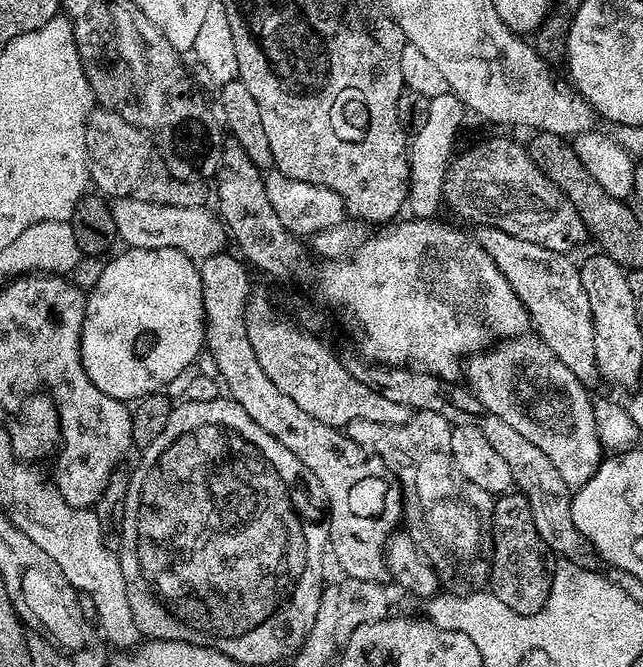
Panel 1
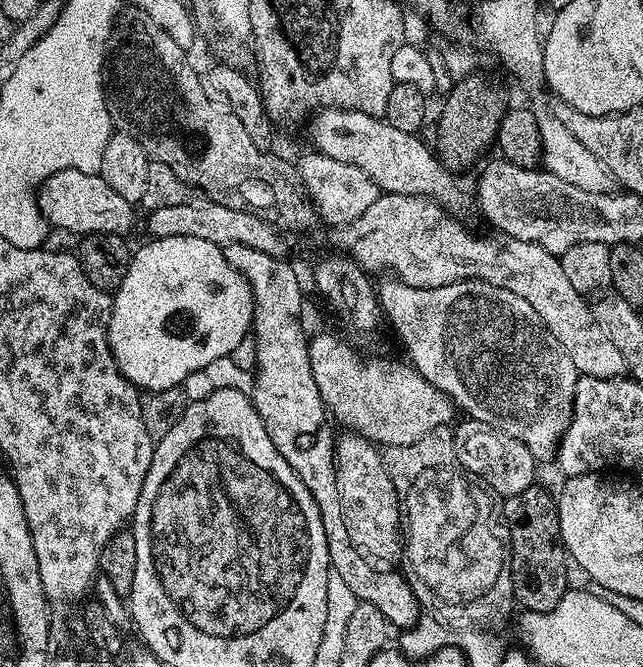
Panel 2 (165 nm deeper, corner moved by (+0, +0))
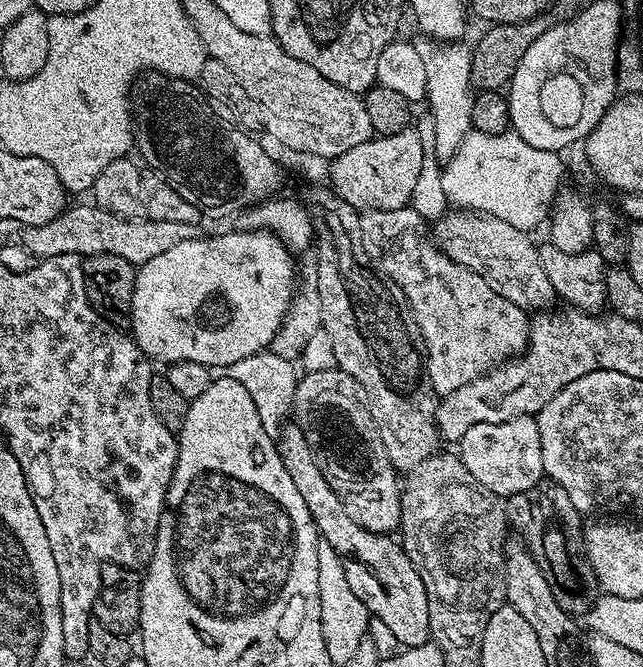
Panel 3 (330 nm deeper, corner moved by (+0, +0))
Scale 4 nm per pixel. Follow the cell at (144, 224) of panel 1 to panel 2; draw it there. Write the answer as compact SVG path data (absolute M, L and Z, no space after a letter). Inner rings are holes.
M62 170L46 178L38 189L40 213L53 229L76 232L77 237L88 236L91 232L118 232L128 234L136 224L133 201L122 198L110 182L94 172Z

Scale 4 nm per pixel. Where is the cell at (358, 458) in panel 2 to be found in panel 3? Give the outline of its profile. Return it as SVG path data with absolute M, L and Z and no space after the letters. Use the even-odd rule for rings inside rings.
M337 367L317 372L305 371L296 382L296 393L292 395L291 415L294 417L296 427L300 428L308 439L314 458L324 471L326 482L330 482L334 494L338 494L346 514L354 518L358 526L371 532L395 533L400 526L402 484L386 454L386 446L382 446L380 427L372 417L369 398L360 383Z

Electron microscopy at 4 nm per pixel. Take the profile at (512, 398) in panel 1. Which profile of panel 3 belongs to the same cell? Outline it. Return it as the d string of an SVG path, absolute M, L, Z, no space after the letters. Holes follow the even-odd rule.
M411 206L398 208L396 210L378 210L377 208L370 208L360 212L362 246L366 250L369 261L371 261L373 265L378 266L379 271L383 273L393 285L396 283L397 286L400 287L401 293L399 292L399 295L406 301L406 307L412 311L412 316L416 320L416 325L420 328L420 333L424 339L426 371L430 378L430 382L432 383L432 389L436 391L437 397L443 398L451 394L454 390L458 390L458 386L466 386L466 382L474 382L474 378L478 378L479 376L491 372L494 367L494 359L492 360L492 356L500 356L496 358L515 358L519 356L528 346L528 326L530 323L530 316L525 309L514 306L514 302L502 298L502 294L498 294L489 286L486 282L486 278L474 274L474 270L470 270L466 266L456 264L445 252L441 252L435 239L430 238L429 233L428 236L424 233L424 227L426 227L426 221Z

